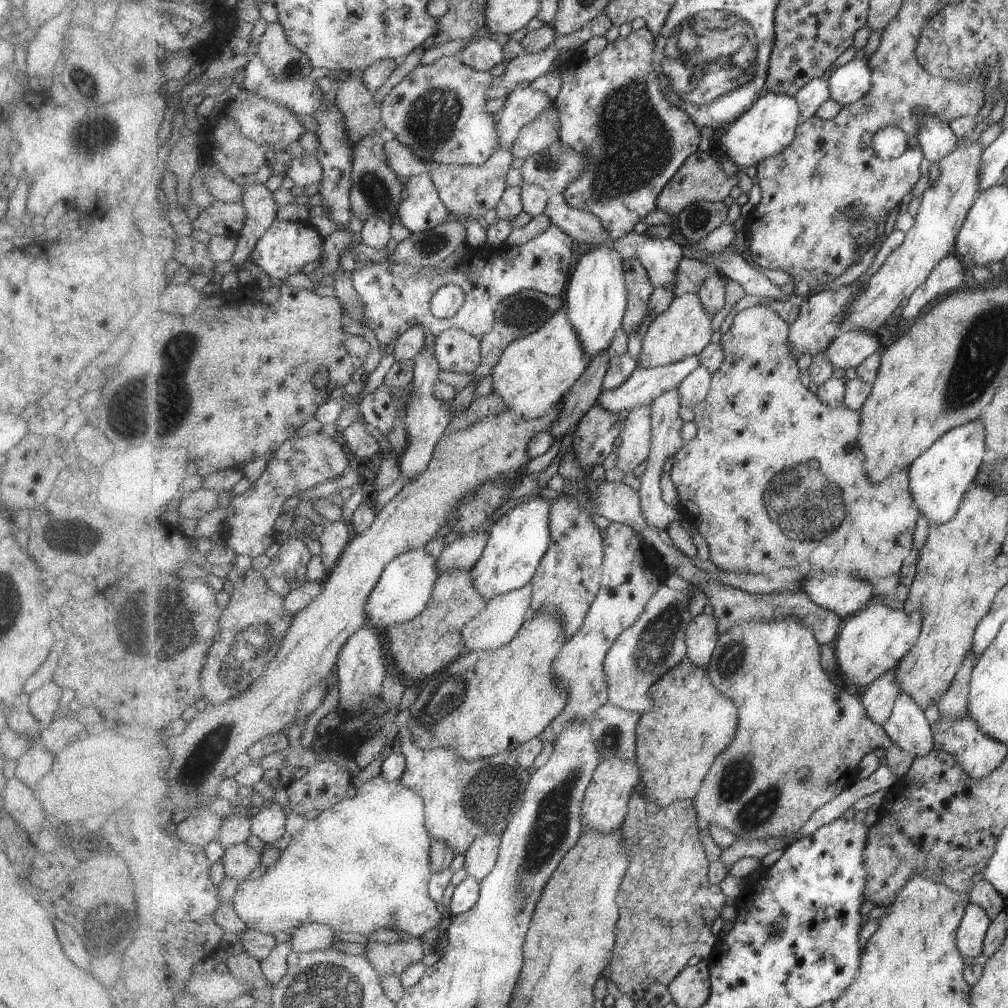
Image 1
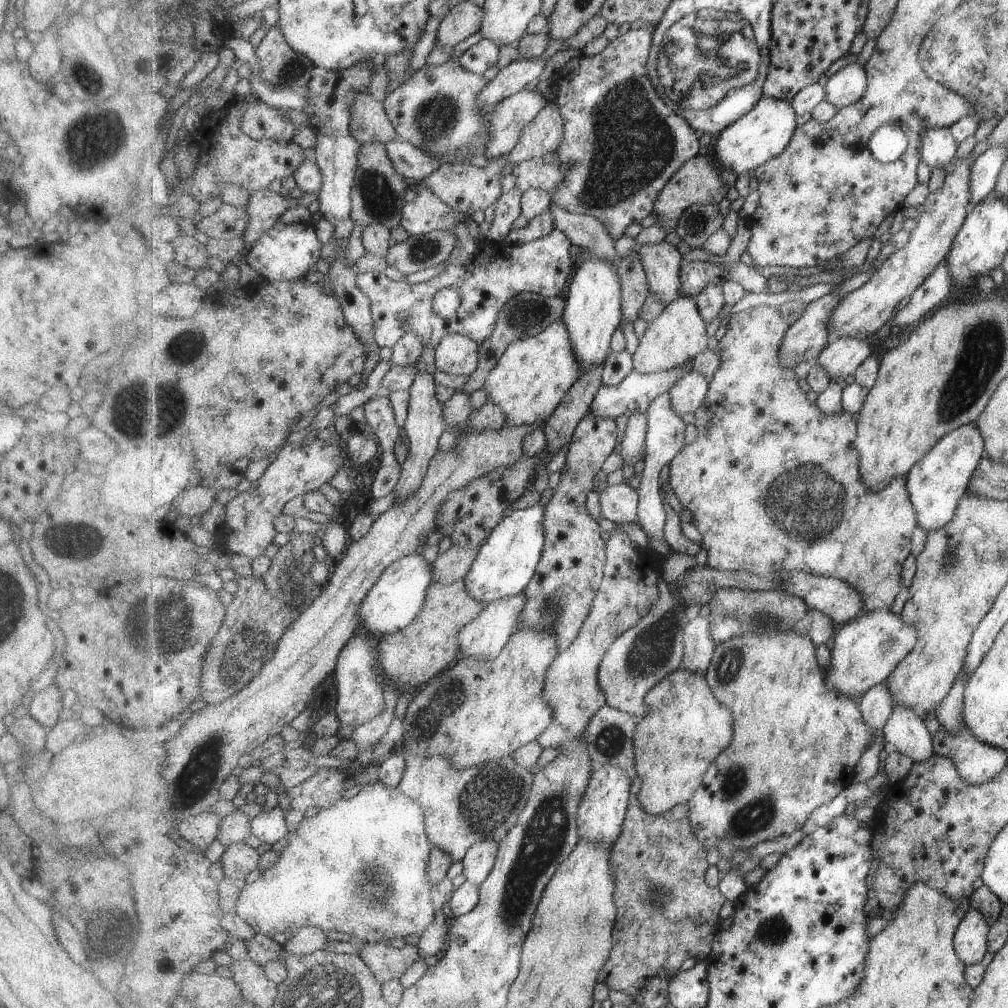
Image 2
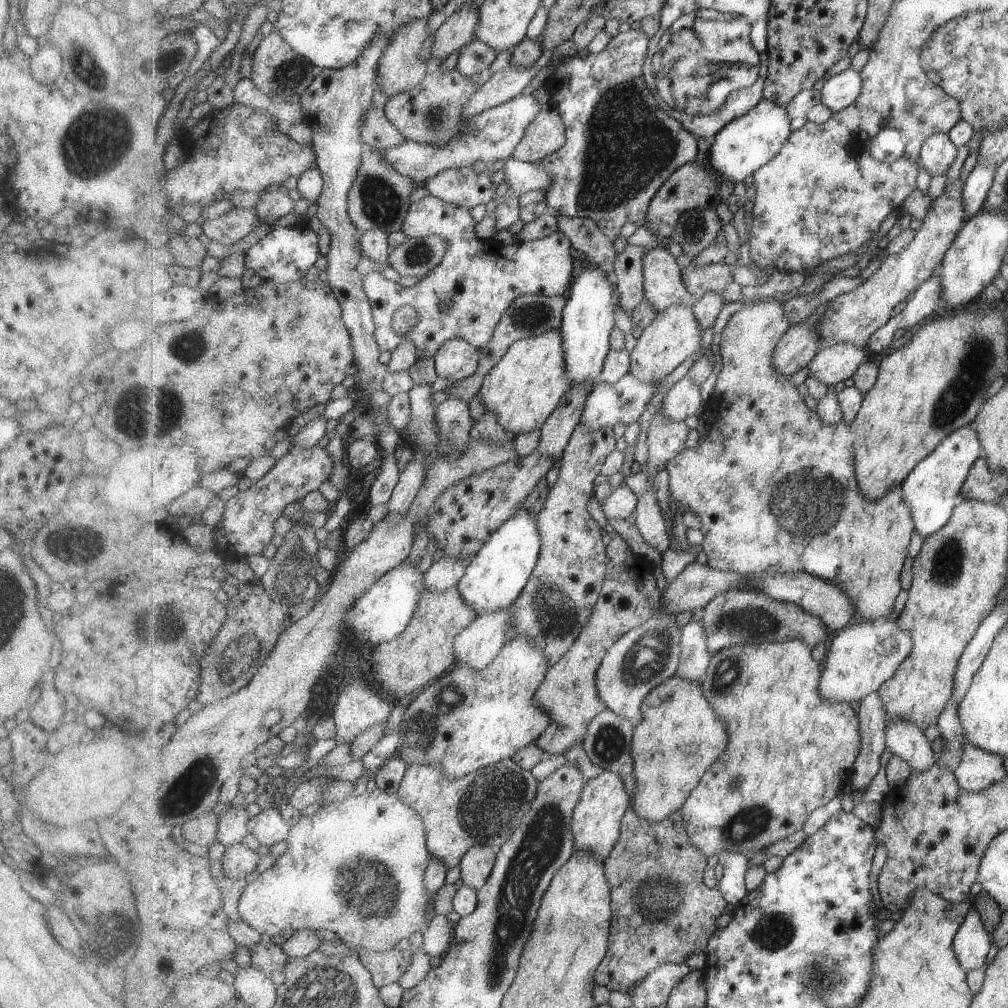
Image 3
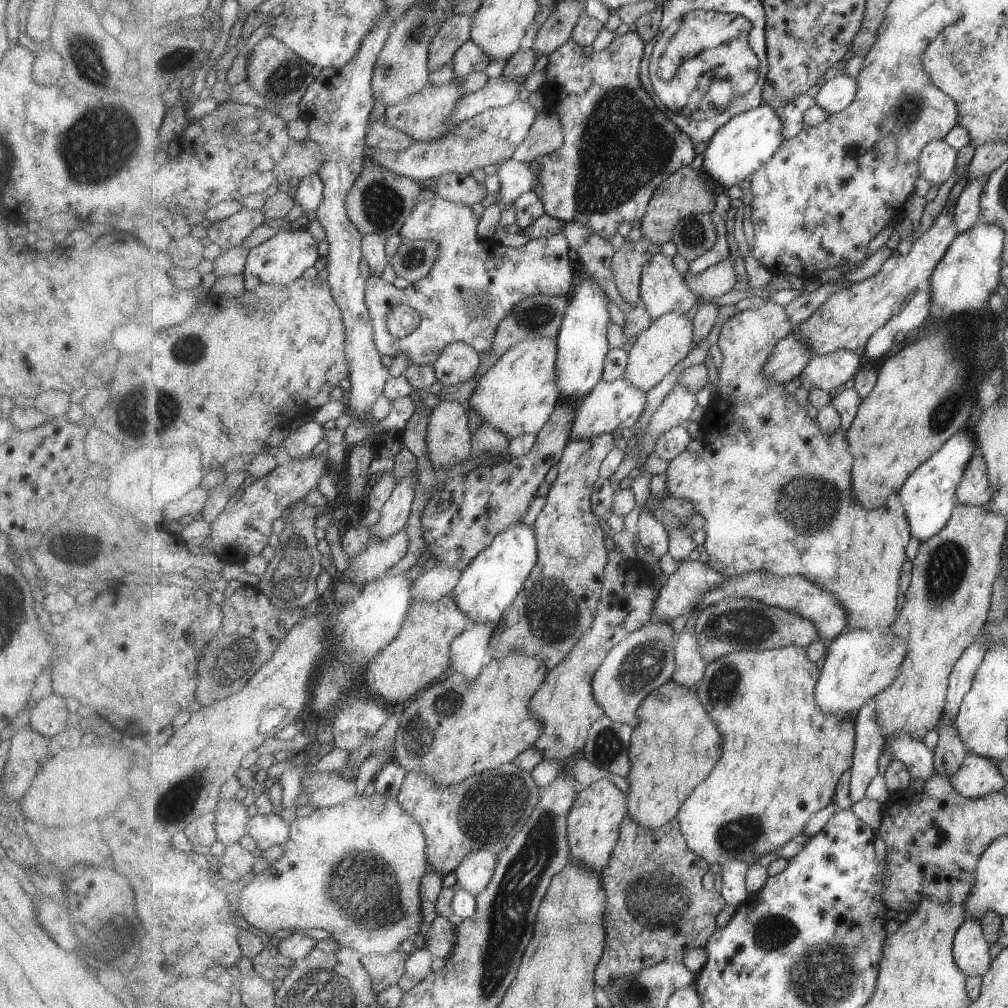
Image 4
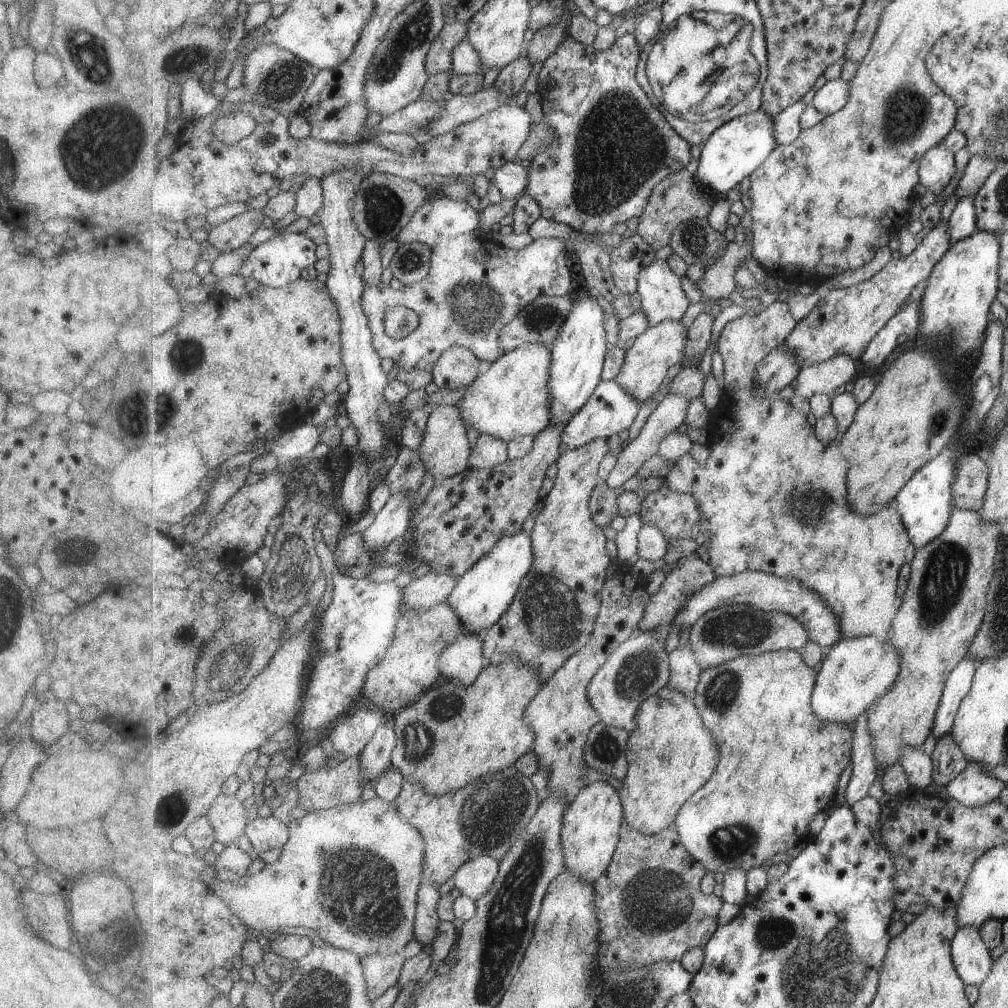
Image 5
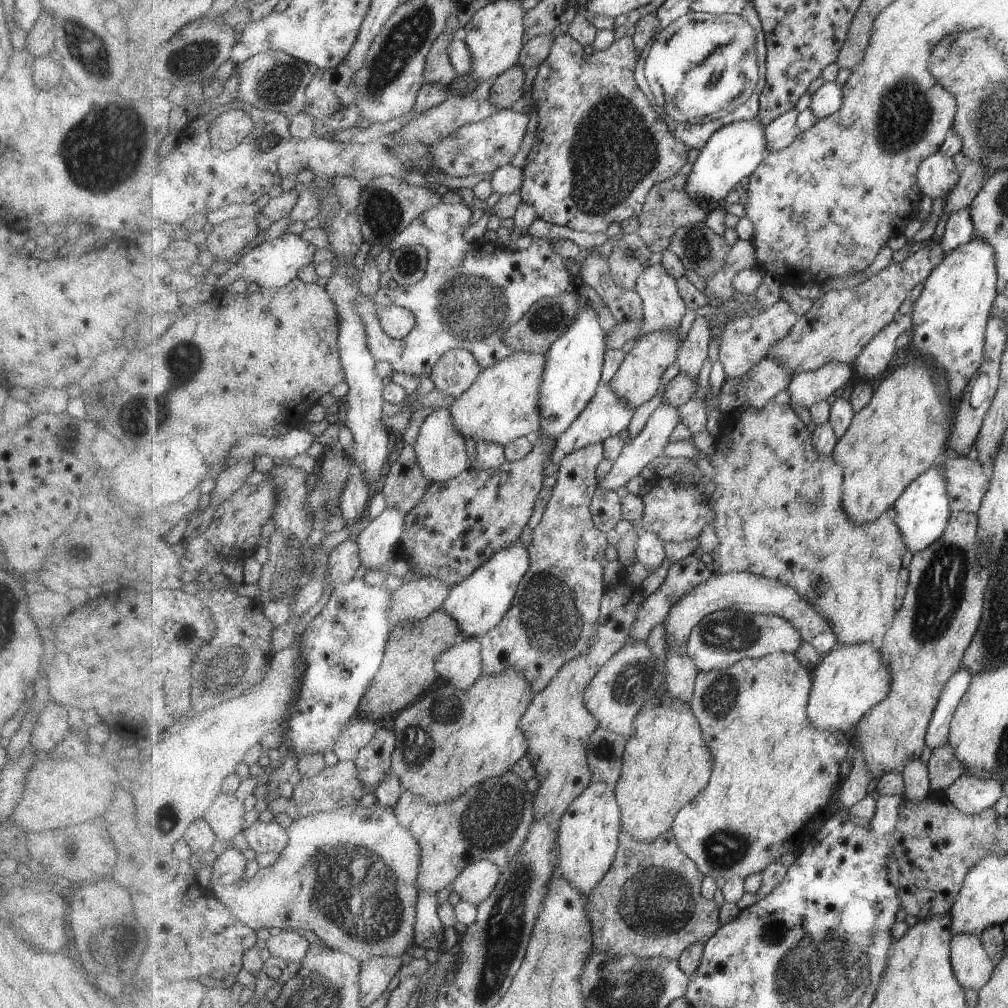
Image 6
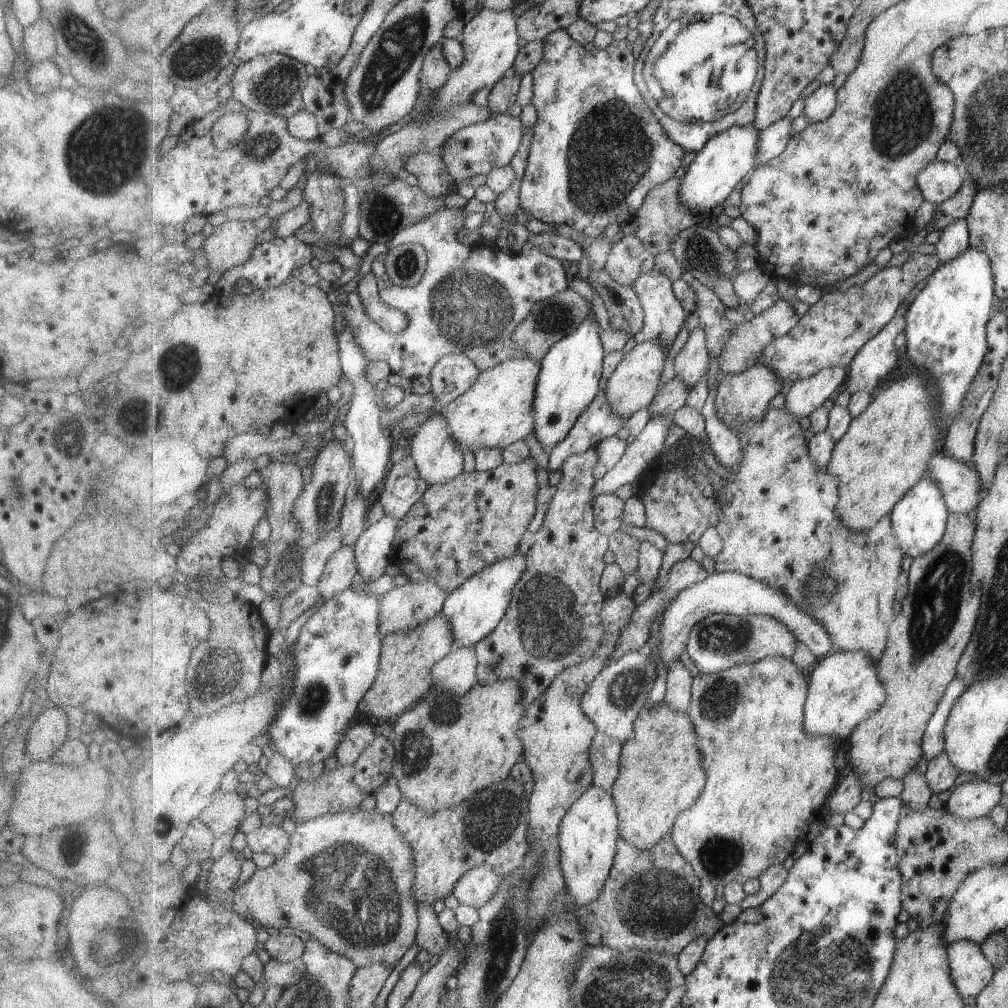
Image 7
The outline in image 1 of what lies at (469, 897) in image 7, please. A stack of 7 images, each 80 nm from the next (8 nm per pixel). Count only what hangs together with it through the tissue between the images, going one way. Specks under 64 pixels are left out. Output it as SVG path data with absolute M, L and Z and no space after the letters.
M485 832L484 836L477 838L465 855L464 869L467 874L475 876L481 883L495 869L501 846L502 836L498 834Z

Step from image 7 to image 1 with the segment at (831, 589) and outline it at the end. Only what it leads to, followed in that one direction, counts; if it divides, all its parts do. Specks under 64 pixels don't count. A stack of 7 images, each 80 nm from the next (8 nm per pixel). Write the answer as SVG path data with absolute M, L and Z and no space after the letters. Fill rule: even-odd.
M765 304L755 305L737 313L732 327L722 336L720 342L727 354L725 362L718 372L713 373L711 391L707 398L695 406L693 422L696 424L698 431L695 437L677 452L670 472L673 484L677 486L680 495L681 504L676 508L684 515L680 524L690 537L698 532L701 534L710 550L709 560L720 571L763 573L777 566L795 569L806 566L805 554L813 556L814 560L811 567L820 570L823 568L822 564L827 564L829 568L837 566L839 556L841 556L841 564L845 560L843 574L853 574L853 576L859 576L863 580L869 580L873 584L873 588L876 589L874 597L877 598L877 601L875 603L881 602L882 597L893 594L895 588L901 583L900 575L904 569L904 564L915 548L913 546L913 534L915 534L915 526L917 526L921 514L910 486L910 468L895 472L887 481L873 482L869 478L868 458L865 457L864 450L861 449L859 442L864 417L861 416L859 410L849 408L845 404L825 404L818 394L809 392L809 388L803 380L803 373L799 369L797 354L793 352L791 339L792 326L779 316L771 306ZM805 490L809 490L809 508L805 506Z

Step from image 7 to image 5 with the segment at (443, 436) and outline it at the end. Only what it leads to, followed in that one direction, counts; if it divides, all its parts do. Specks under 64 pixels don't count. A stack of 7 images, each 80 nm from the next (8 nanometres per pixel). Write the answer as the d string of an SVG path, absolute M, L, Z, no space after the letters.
M459 406L435 407L430 414L425 436L418 452L429 474L441 480L457 476L471 467L469 464L471 446L469 446L469 438L467 438L467 429L461 418Z

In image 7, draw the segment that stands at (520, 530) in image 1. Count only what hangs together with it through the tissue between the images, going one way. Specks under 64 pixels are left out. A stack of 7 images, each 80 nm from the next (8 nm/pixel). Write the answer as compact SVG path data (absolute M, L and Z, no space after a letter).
M517 553L489 565L482 573L471 577L463 586L448 595L442 614L452 625L459 646L475 648L481 640L496 630L512 602L513 589L527 567L528 560Z

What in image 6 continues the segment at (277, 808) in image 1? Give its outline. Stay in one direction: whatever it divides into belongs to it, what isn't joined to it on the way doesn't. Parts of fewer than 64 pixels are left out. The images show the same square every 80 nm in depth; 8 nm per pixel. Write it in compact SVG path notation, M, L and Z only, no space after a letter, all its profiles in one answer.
M255 820L245 831L249 847L255 852L283 852L283 849L290 843L288 829L283 829L281 824L274 820L264 823Z

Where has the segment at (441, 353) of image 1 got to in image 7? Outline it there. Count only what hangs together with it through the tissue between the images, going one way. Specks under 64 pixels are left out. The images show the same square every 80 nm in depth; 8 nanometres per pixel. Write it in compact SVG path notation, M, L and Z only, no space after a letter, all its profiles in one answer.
M466 354L444 356L430 377L436 397L434 413L443 411L455 399L464 395L480 378L480 368Z

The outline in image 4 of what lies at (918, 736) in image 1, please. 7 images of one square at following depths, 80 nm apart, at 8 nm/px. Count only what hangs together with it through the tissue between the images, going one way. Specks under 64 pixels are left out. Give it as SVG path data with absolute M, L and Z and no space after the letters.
M902 732L890 737L886 747L893 754L893 759L907 766L913 779L926 781L935 774L934 749L930 750L913 735Z

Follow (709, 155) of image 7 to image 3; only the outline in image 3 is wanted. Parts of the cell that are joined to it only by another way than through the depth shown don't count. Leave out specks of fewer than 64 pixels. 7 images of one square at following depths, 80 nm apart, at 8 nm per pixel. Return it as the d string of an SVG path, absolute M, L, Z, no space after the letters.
M763 99L747 114L727 123L714 136L714 143L709 149L711 169L719 179L743 182L780 154L792 132L792 120L787 108Z

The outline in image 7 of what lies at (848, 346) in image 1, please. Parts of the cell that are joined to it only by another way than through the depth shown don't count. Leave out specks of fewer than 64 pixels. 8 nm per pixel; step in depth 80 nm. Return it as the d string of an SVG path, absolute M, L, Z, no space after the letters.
M831 367L820 370L815 376L797 379L785 391L785 408L799 420L818 411L837 390L844 389L848 367Z

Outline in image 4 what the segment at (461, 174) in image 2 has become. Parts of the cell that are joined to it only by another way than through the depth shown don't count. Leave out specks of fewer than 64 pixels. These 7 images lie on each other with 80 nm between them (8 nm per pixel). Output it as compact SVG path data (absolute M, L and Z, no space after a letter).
M451 173L441 175L435 181L435 194L445 200L473 206L477 202L483 202L483 198L489 194L487 188L479 184L472 175Z

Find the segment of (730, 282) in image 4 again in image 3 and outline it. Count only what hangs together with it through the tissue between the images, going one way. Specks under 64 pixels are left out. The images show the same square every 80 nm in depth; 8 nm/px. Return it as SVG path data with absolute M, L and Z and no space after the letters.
M691 262L682 268L682 273L688 289L700 299L709 291L723 294L733 281L737 281L735 269L735 266L725 263L699 266Z

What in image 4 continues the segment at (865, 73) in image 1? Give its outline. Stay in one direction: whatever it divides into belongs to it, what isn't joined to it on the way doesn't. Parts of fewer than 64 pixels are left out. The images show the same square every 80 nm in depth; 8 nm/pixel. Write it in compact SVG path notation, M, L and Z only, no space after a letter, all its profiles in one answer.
M840 74L821 86L815 96L816 104L829 114L835 114L853 104L857 91L858 80Z

